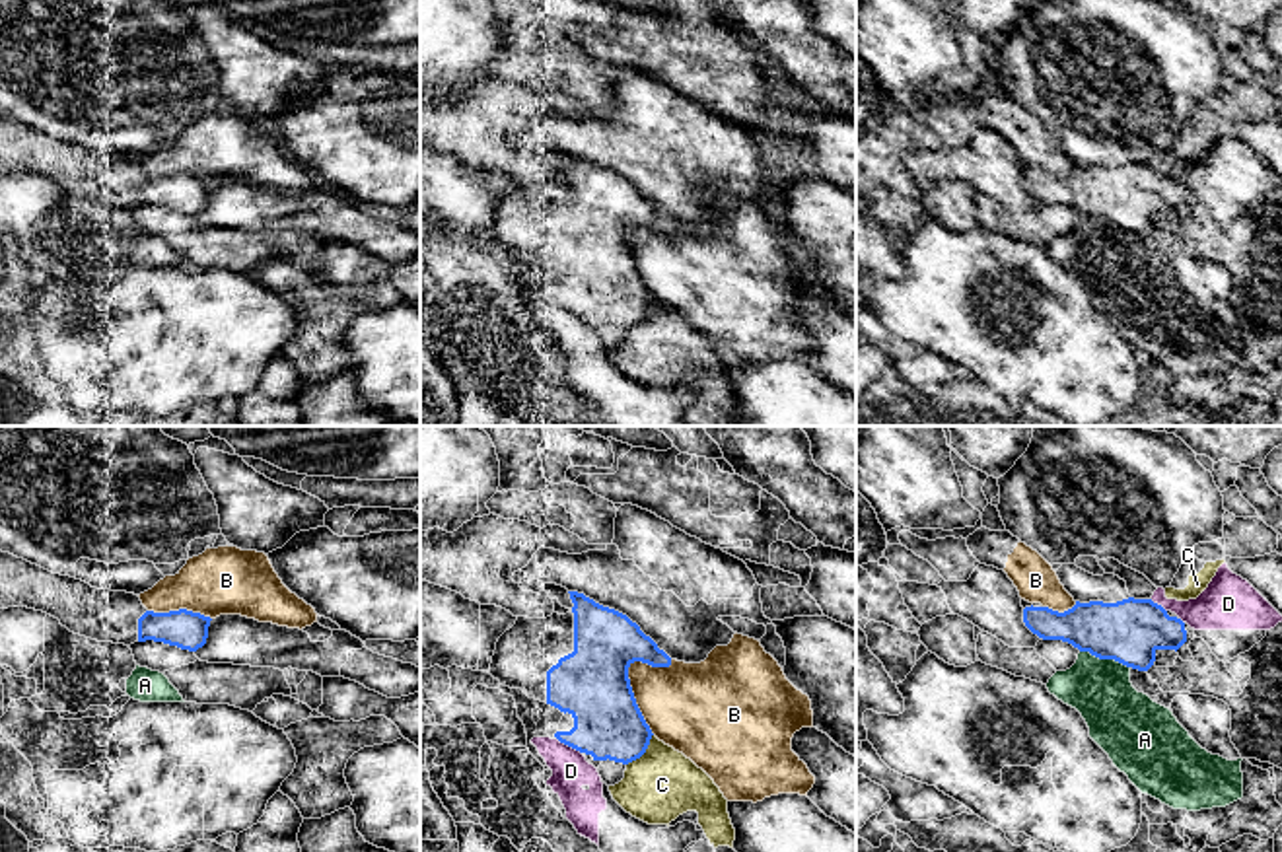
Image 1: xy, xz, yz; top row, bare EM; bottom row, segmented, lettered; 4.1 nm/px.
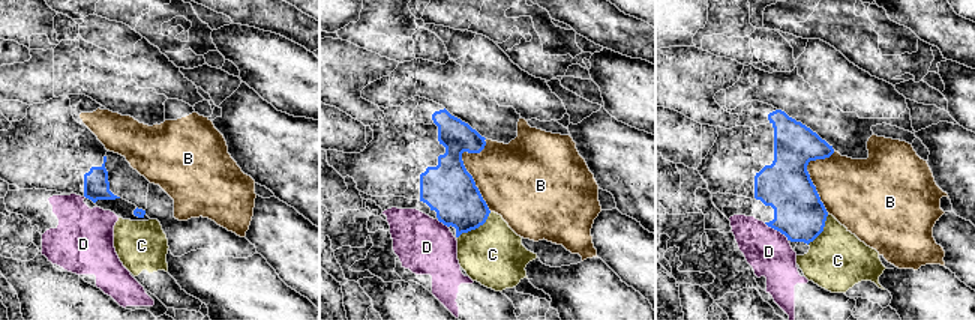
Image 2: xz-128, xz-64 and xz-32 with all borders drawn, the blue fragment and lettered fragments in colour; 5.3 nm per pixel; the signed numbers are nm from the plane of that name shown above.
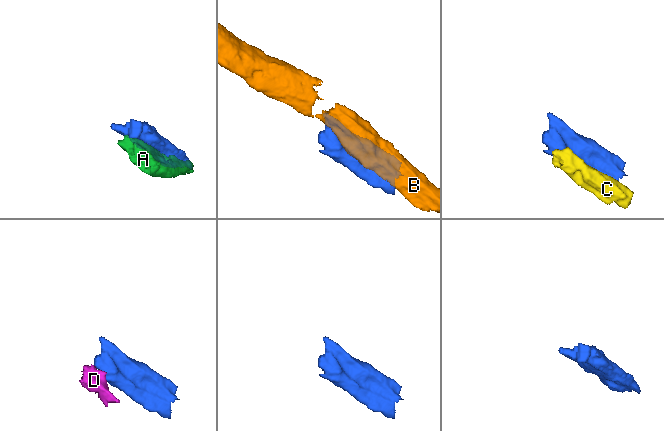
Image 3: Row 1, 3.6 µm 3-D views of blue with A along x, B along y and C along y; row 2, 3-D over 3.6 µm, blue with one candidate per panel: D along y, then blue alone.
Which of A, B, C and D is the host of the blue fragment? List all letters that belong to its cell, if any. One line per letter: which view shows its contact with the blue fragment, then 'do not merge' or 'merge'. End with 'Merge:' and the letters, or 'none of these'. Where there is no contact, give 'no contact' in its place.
A: yz | do not merge
B: xz | do not merge
C: xz | do not merge
D: xz | do not merge
Merge: none of these

